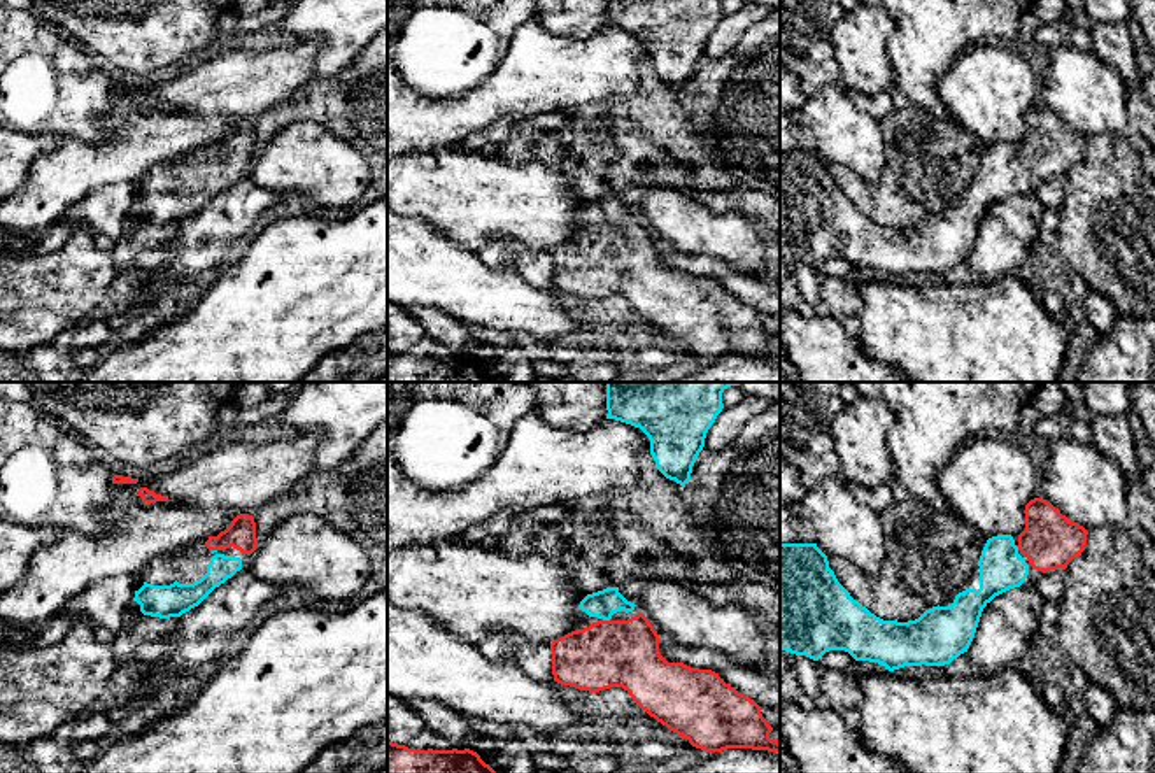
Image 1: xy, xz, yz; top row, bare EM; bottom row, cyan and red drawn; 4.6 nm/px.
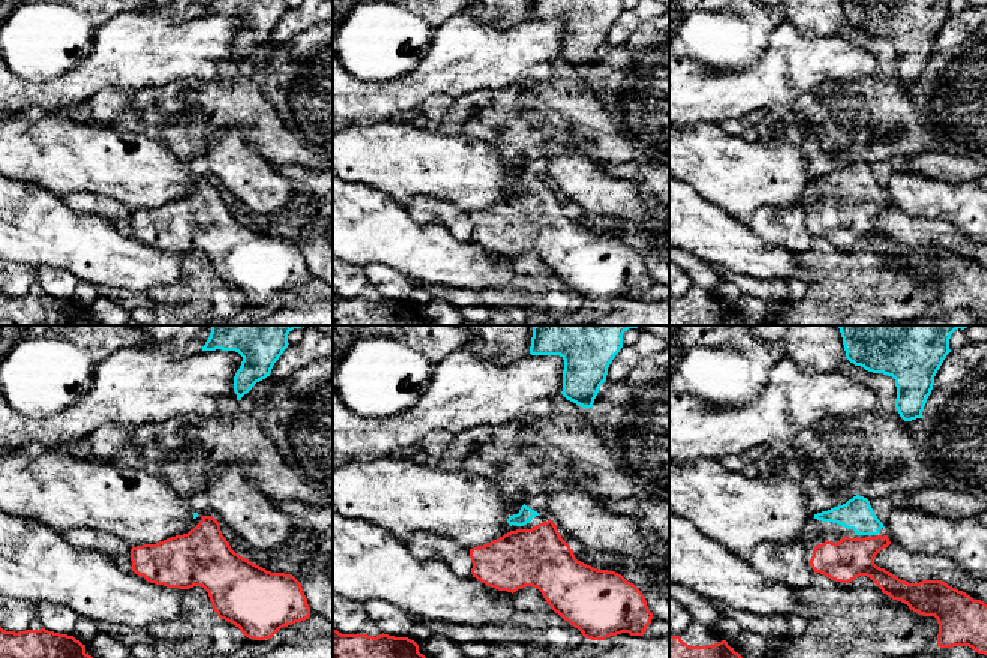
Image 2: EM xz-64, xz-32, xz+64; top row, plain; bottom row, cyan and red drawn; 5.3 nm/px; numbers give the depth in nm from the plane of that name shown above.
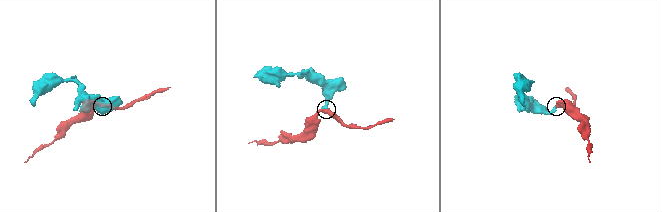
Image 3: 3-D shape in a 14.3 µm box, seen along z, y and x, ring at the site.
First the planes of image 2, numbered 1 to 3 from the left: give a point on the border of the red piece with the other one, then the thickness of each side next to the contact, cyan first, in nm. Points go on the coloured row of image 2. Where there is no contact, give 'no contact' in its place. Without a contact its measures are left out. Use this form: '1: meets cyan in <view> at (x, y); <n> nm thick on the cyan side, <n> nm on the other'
1: no contact
2: no contact
3: no contact

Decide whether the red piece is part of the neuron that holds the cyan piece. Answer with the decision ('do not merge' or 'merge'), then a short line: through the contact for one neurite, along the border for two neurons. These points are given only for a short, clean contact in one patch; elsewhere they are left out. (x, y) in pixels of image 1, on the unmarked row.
merge; line xz (603, 211), (607, 226), (607, 262)

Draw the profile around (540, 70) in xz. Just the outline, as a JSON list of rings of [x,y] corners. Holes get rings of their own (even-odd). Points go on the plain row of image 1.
[[[529,19],[510,37],[498,67],[480,86],[452,95],[429,96],[415,91],[387,65],[387,156],[454,145],[500,119],[528,119],[549,110],[601,103],[606,96],[631,96],[638,91],[638,68],[650,60],[648,44],[631,32],[605,26],[585,37],[559,37]]]

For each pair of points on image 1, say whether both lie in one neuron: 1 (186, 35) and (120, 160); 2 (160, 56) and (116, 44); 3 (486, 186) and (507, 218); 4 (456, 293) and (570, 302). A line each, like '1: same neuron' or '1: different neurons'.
1: different neurons
2: same neuron
3: same neuron
4: different neurons

